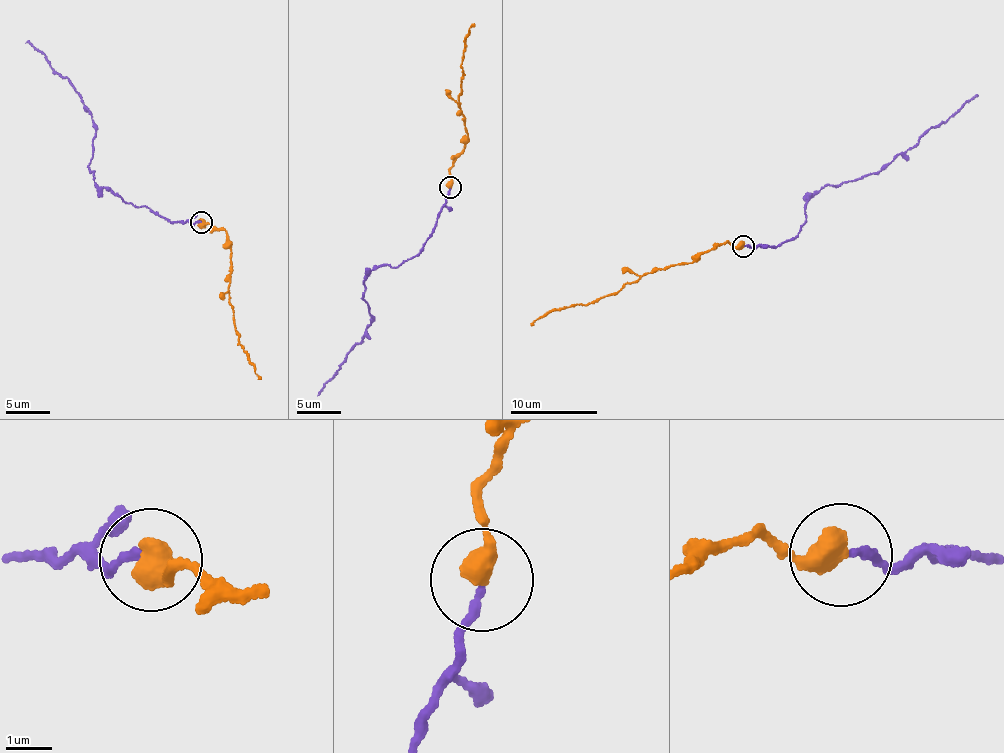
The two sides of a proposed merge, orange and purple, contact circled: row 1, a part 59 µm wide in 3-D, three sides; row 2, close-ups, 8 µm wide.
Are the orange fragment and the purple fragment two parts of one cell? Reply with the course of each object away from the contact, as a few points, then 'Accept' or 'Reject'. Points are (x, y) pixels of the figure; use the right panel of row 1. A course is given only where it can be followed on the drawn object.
Course of orange: (743, 246), (728, 244), (701, 251), (691, 262), (653, 270), (611, 294), (551, 309), (531, 324). Course of purple: (745, 245), (776, 247), (793, 240), (804, 221), (805, 204), (816, 193), (878, 171), (977, 96). Accept

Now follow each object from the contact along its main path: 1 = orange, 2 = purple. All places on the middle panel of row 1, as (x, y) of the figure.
1: (450, 186), (449, 171), (468, 136), (458, 93), (465, 39), (473, 24)
2: (450, 188), (423, 251), (396, 266), (379, 266), (367, 277), (363, 300), (372, 317), (370, 326), (318, 395)

